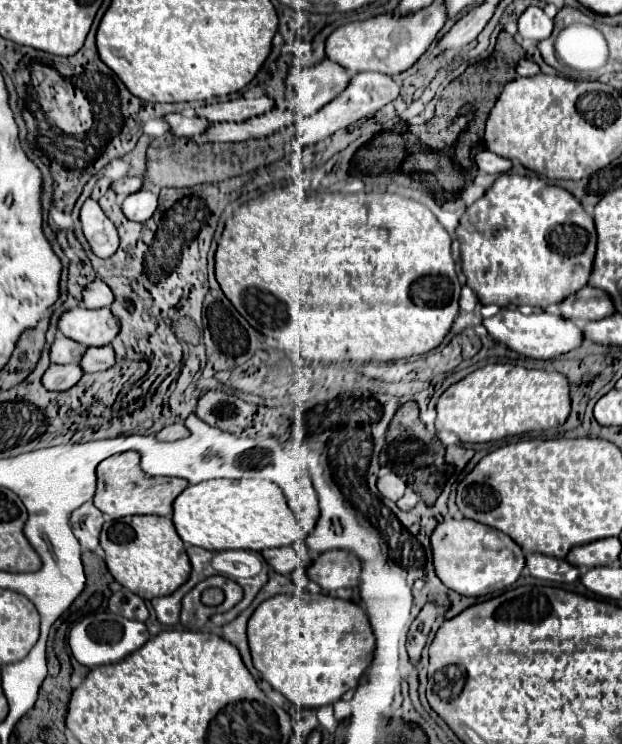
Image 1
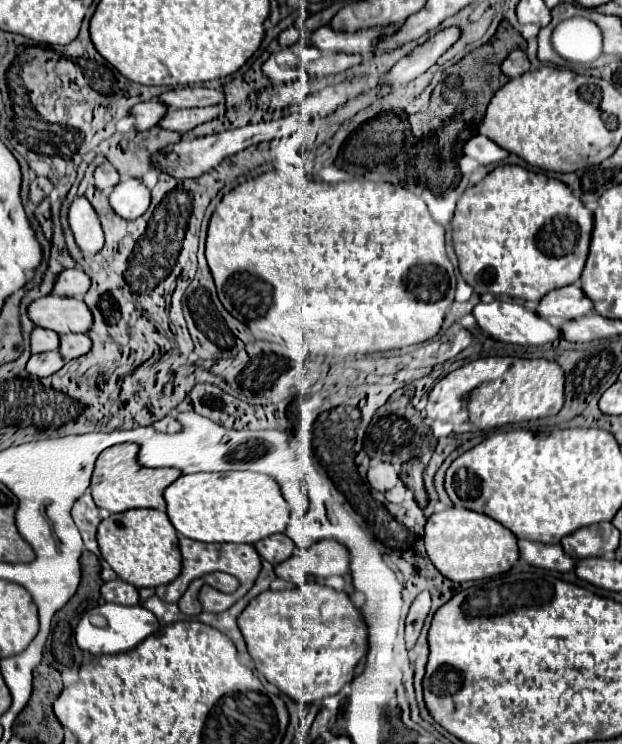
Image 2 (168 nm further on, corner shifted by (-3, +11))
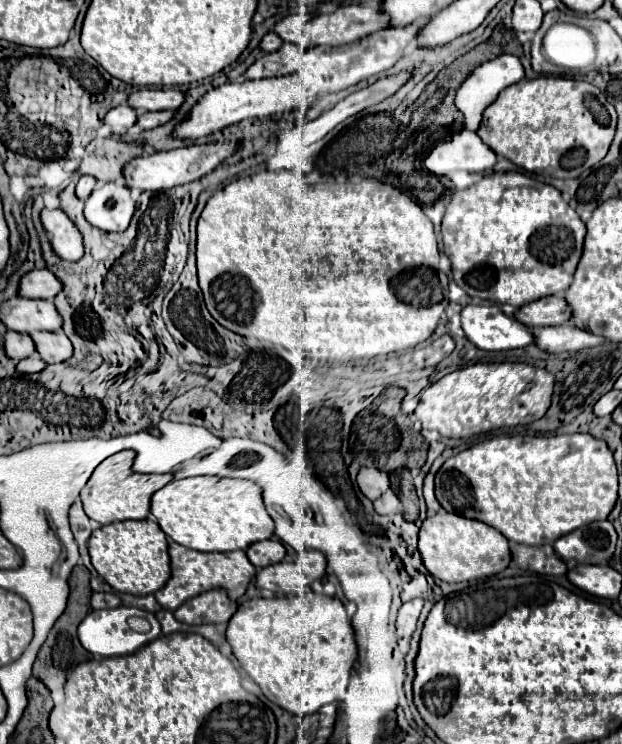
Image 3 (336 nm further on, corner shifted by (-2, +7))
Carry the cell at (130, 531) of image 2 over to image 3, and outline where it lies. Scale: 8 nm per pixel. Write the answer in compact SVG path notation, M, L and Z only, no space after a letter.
M125 520L113 522L93 530L89 540L91 564L95 570L111 584L117 592L127 592L135 596L147 596L157 592L171 576L167 536L151 520Z

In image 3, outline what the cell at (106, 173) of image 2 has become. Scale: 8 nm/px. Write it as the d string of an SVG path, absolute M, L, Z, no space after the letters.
M81 176L81 180L77 182L77 190L75 190L77 196L79 196L81 200L87 200L87 198L91 196L95 184L97 184L97 178L93 178L93 176Z

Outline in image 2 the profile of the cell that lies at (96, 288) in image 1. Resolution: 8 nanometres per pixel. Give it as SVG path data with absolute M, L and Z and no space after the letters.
M68 268L58 274L52 294L80 298L88 292L88 286L90 286L90 278L80 268Z

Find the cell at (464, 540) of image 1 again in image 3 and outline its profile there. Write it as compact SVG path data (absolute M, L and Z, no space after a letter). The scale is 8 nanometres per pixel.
M439 512L423 520L419 530L419 552L429 574L443 582L465 582L489 578L505 570L511 562L509 540L505 540L501 532L493 530L493 526L485 522L471 520L459 514L449 514L449 512Z

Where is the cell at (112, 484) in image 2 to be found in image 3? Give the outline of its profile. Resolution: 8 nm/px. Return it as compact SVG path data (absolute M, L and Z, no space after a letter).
M121 450L109 458L105 458L95 472L91 474L89 482L81 490L81 500L85 506L85 514L91 520L97 520L101 524L117 522L117 520L141 520L151 514L151 496L161 490L165 484L173 480L171 474L139 474L133 472L133 450Z

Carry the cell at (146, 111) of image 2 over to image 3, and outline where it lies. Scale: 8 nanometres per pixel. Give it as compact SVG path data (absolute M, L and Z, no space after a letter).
M117 106L107 112L105 124L109 124L115 132L115 136L123 136L131 126L137 124L137 112L129 106Z

